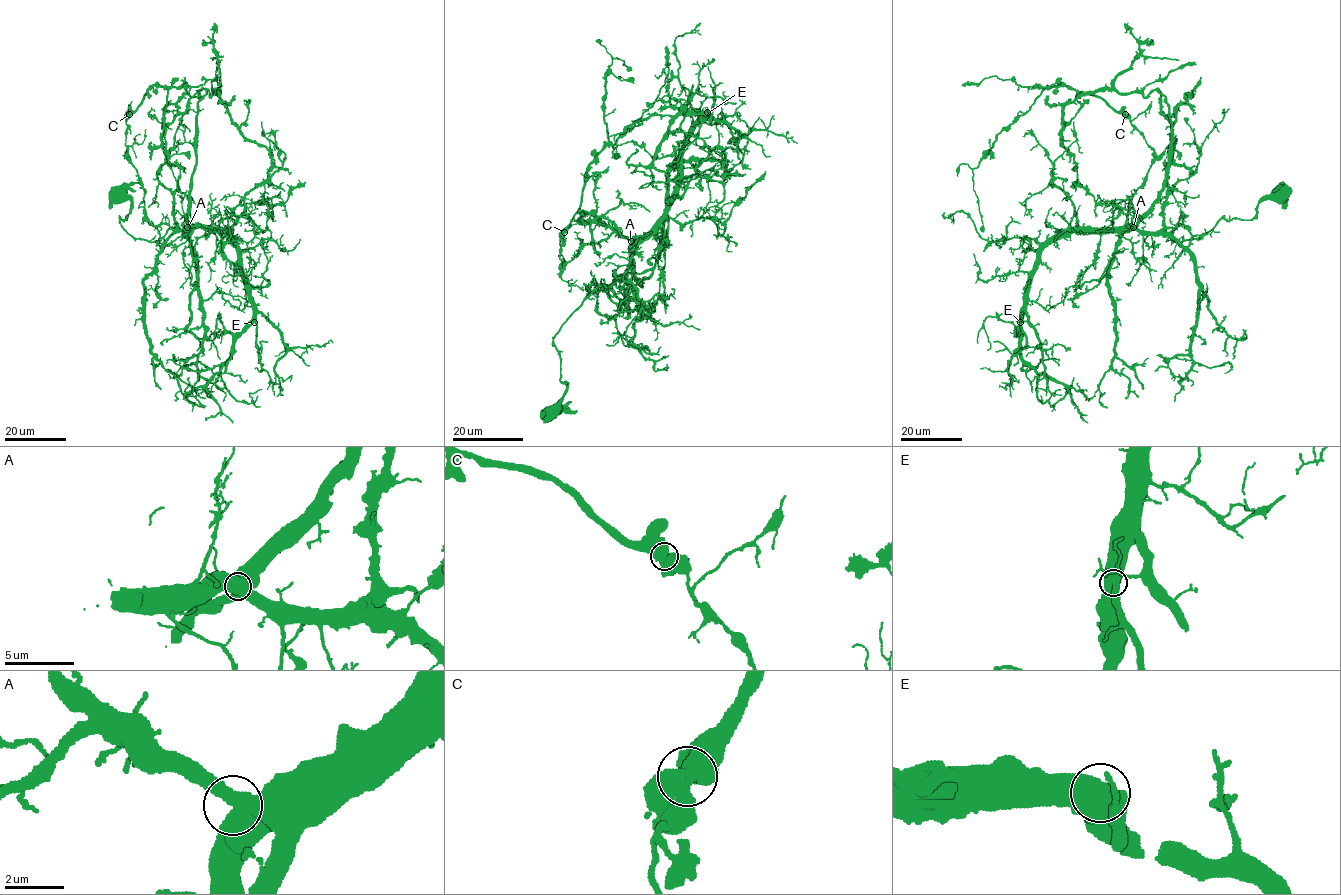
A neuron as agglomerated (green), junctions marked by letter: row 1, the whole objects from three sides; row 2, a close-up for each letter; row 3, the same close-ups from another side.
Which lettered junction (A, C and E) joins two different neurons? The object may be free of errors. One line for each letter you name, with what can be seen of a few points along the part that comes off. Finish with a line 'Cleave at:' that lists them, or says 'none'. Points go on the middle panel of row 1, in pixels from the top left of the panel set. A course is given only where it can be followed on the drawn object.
C: course (563, 232), (581, 203), (586, 168), (608, 141), (605, 74), (613, 58), (628, 68)
Cleave at: C

